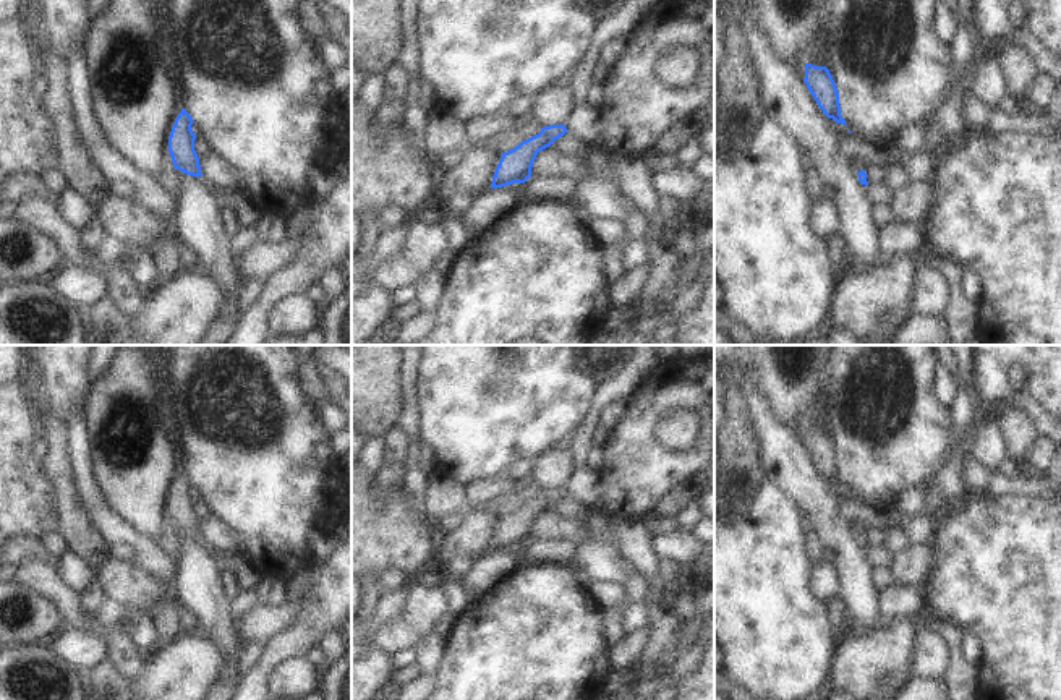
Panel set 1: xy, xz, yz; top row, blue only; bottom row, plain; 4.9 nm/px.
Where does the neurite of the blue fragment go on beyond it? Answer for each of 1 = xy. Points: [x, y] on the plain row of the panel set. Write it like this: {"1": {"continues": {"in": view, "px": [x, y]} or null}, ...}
{"1": {"continues": null}}

